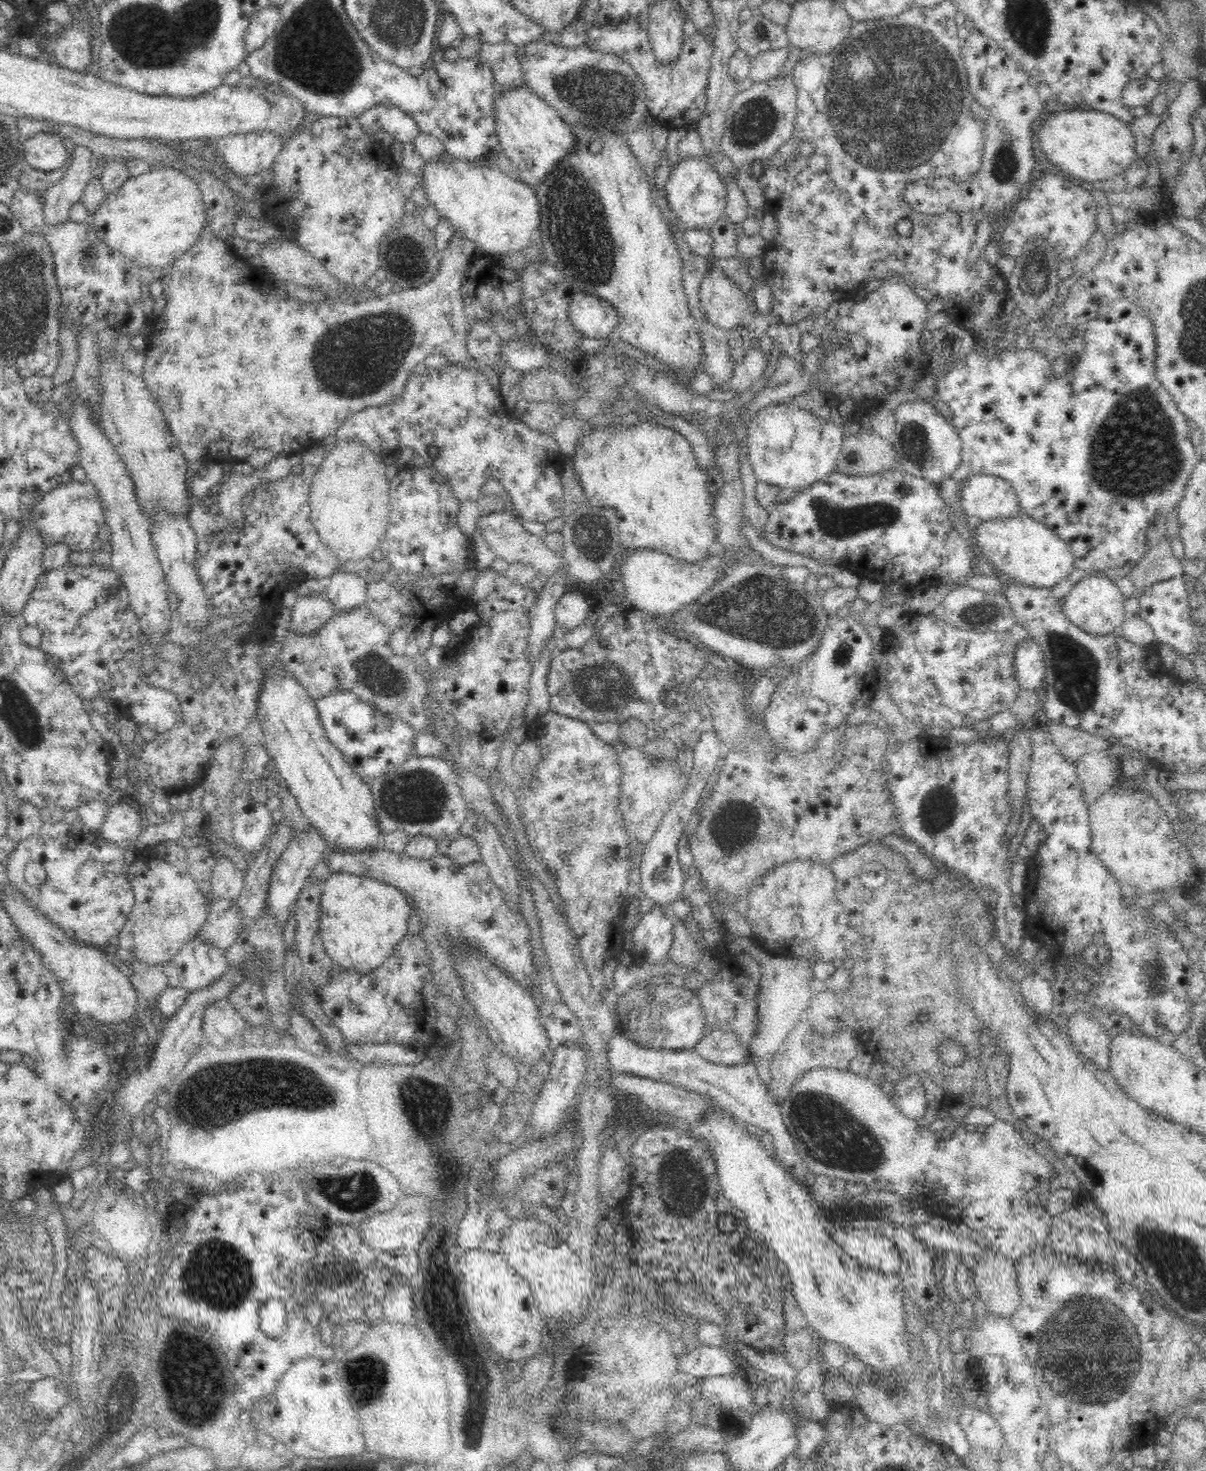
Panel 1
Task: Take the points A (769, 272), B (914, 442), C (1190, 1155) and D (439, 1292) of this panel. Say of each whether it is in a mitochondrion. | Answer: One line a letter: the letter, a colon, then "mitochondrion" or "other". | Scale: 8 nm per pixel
A: other
B: mitochondrion
C: other
D: mitochondrion

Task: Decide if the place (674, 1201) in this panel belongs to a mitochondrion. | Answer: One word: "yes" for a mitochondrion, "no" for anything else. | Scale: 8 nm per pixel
yes

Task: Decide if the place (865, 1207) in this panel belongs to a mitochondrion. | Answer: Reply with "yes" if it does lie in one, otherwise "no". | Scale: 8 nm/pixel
yes

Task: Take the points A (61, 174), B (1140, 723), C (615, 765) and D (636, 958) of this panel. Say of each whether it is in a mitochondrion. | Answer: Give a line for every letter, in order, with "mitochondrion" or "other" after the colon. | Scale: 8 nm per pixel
A: other
B: other
C: other
D: other

